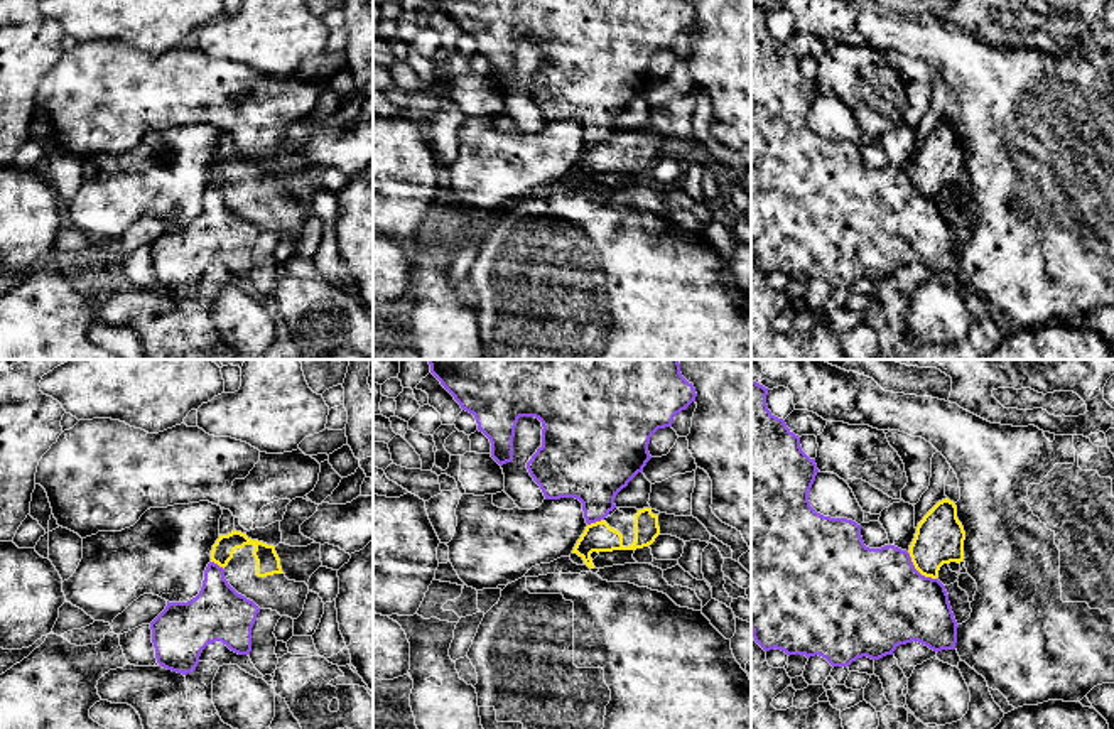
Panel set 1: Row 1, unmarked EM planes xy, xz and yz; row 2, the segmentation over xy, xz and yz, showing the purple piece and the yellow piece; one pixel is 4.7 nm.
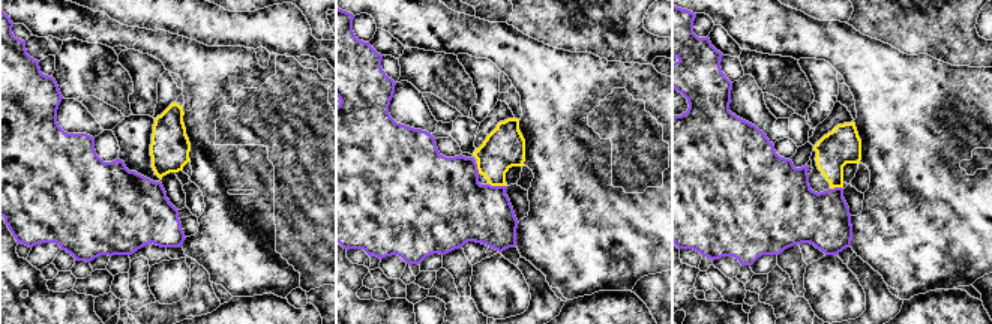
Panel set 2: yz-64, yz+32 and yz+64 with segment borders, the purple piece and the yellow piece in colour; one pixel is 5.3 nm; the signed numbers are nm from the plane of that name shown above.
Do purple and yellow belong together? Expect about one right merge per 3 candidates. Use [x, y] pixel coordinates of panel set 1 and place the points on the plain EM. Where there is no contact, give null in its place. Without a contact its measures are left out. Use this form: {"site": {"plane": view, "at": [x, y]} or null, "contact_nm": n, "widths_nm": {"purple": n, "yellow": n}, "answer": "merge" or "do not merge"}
{"site": {"plane": "yz", "at": [917, 193]}, "contact_nm": 180, "widths_nm": {"purple": 500, "yellow": 240}, "answer": "do not merge"}

